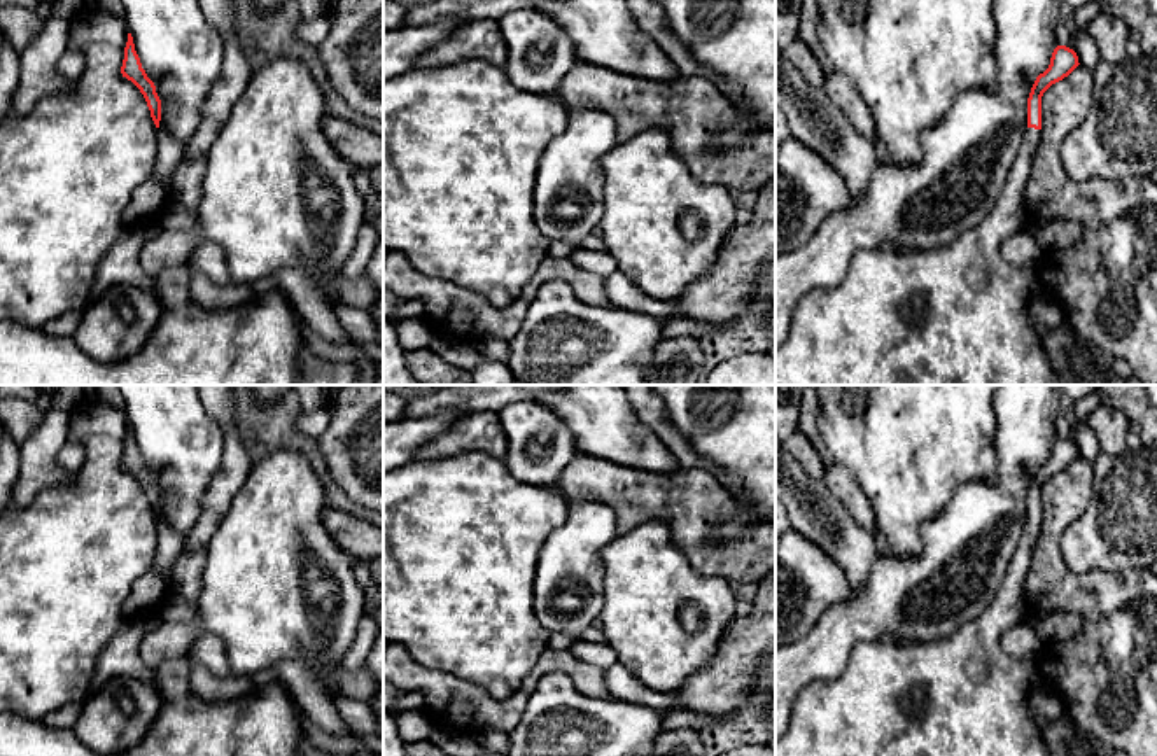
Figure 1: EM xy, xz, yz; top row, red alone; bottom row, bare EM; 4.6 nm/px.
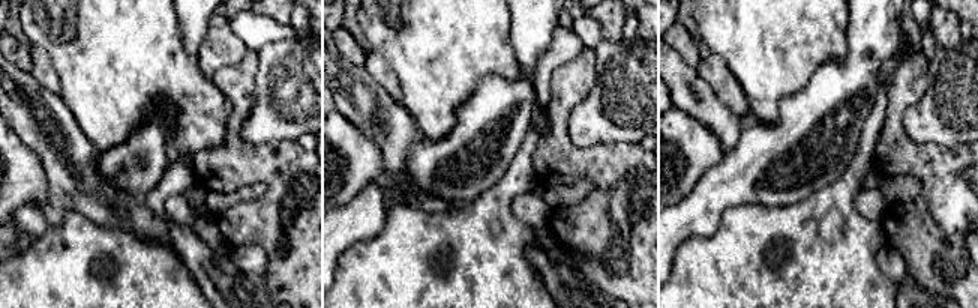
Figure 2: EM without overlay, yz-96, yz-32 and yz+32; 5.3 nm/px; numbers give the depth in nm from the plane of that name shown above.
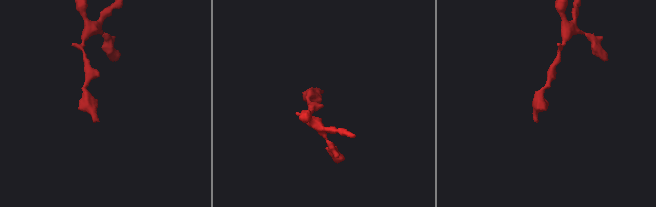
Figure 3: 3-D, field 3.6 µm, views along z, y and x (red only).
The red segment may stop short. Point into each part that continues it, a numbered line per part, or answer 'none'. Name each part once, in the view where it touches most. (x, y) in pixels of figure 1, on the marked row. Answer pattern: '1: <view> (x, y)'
1: yz (954, 315)

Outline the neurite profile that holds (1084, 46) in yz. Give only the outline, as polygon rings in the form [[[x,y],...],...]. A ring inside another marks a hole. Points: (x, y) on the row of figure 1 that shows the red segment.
[[[1073,32],[1073,51],[1078,56],[1080,66],[1090,72],[1094,72],[1094,68],[1101,61],[1097,44],[1089,32]]]

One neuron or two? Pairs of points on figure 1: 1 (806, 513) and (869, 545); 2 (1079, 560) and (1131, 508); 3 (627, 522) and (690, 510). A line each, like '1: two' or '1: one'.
1: one
2: one
3: one

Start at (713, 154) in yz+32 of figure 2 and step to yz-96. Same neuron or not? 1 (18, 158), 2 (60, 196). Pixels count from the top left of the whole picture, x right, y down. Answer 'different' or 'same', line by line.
1: same
2: different

